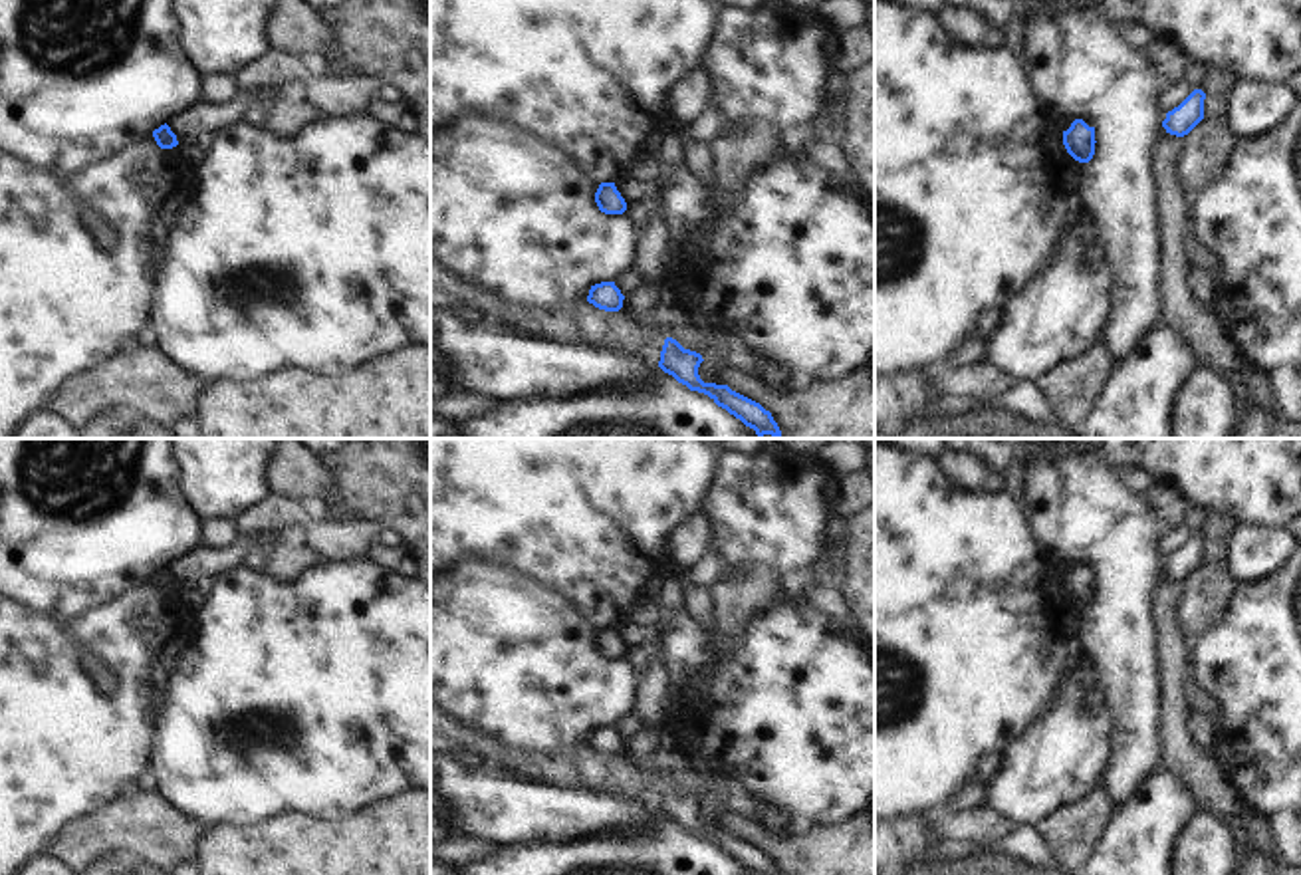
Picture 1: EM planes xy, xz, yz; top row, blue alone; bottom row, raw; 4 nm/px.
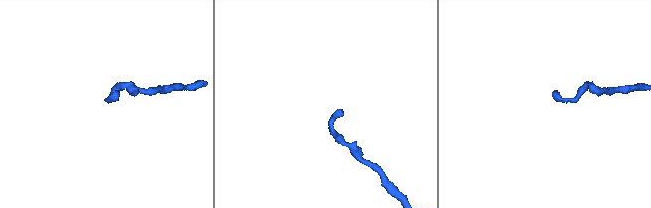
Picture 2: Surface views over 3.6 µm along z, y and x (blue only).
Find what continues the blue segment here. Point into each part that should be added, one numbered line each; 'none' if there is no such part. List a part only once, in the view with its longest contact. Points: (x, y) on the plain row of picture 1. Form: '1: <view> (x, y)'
none

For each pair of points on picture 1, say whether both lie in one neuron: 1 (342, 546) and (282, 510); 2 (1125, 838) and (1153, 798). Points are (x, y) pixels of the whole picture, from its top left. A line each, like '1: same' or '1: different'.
1: same
2: same

